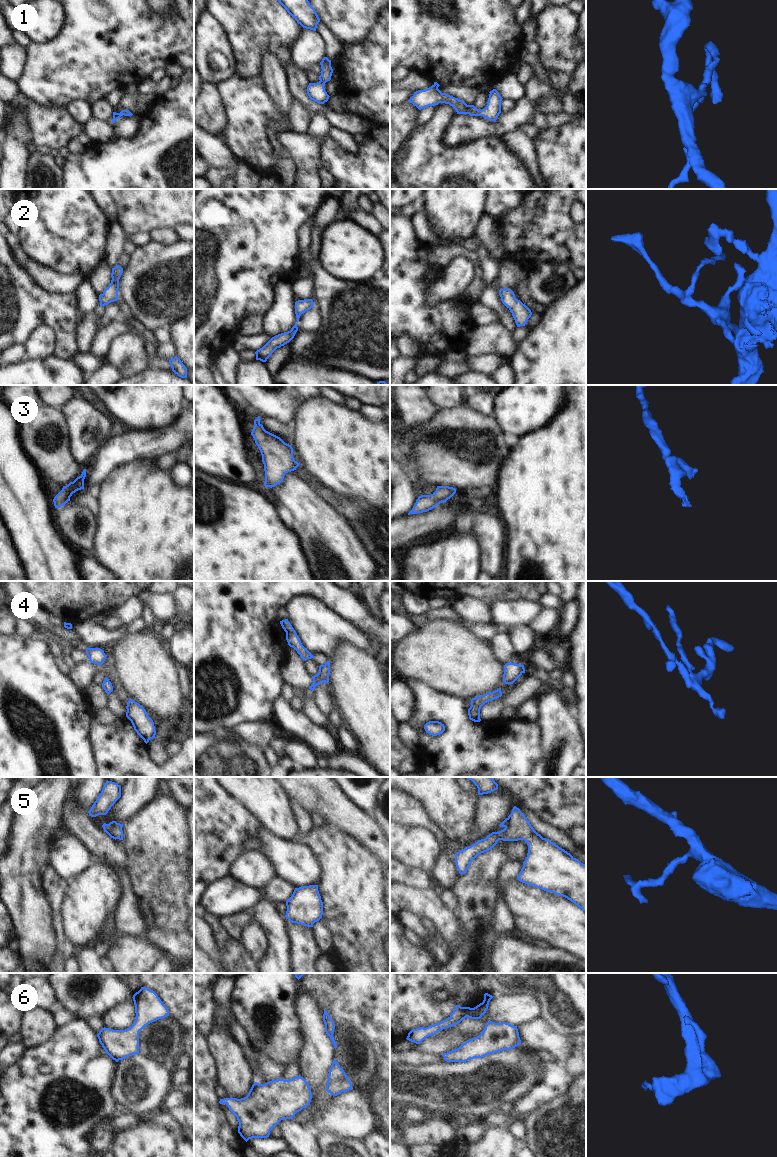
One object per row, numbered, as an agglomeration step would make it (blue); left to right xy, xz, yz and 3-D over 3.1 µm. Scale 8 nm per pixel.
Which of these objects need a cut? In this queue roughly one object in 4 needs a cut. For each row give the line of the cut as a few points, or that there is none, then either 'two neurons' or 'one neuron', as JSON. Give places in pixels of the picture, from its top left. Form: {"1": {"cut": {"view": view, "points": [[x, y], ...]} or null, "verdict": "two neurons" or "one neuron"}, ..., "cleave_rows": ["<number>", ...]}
{"1": {"cut": null, "verdict": "one neuron"}, "2": {"cut": null, "verdict": "one neuron"}, "3": {"cut": null, "verdict": "one neuron"}, "4": {"cut": null, "verdict": "one neuron"}, "5": {"cut": null, "verdict": "one neuron"}, "6": {"cut": null, "verdict": "one neuron"}, "cleave_rows": []}

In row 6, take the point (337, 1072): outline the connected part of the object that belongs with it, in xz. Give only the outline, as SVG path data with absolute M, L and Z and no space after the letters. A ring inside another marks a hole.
M334 1058L328 1074L326 1091L333 1096L337 1096L342 1092L347 1092L349 1090L352 1090L352 1083Z

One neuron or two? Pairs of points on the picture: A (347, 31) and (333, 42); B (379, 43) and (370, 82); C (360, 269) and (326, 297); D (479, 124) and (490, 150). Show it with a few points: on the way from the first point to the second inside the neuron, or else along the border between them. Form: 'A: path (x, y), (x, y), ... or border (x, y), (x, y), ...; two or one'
A: border (321, 21), (341, 43); two
B: path (379, 53), (379, 72); one
C: border (325, 269), (334, 277), (346, 281), (368, 279); two
D: border (500, 137), (481, 137), (462, 144); two

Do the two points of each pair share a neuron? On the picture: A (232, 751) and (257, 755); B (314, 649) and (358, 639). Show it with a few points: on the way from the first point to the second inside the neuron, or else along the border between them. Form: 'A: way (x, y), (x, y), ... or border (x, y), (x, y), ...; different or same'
A: way (238, 755), (251, 755); same
B: way (325, 638), (327, 636), (347, 636); same

